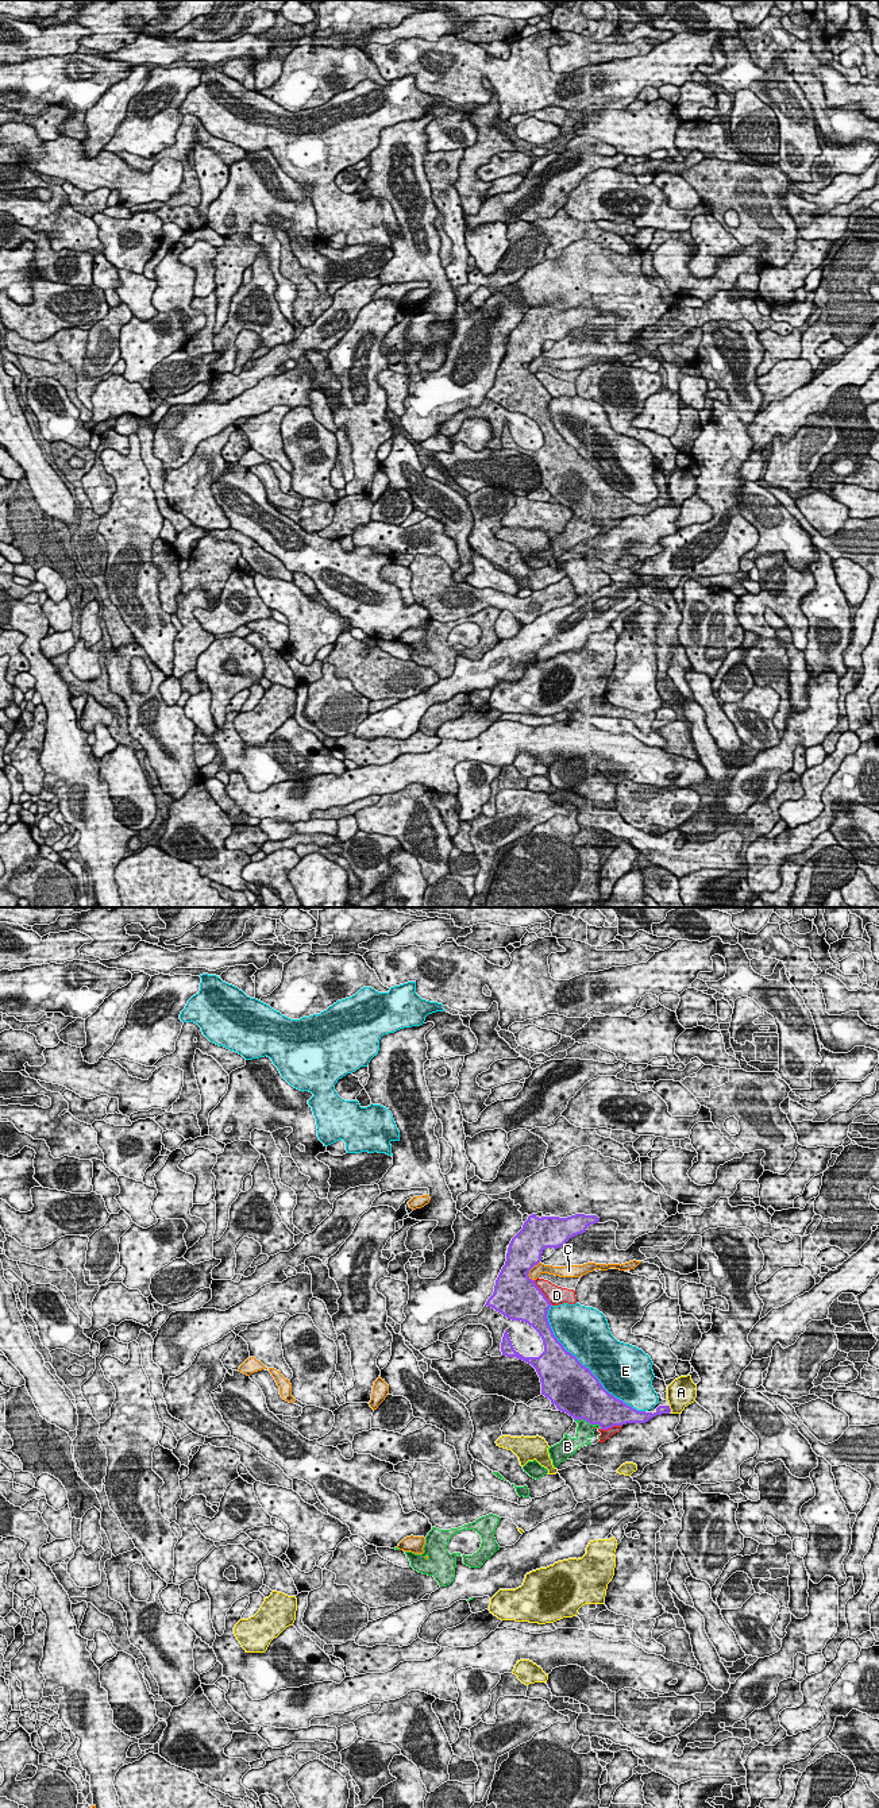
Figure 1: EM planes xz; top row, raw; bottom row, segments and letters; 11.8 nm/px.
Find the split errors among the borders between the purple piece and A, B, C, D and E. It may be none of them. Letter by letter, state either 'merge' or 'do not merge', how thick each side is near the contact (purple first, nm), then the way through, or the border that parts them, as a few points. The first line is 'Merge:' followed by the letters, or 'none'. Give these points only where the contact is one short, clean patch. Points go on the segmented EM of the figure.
Merge: B
A: do not merge | 100/340 nm
B: merge | 480/190 nm
C: do not merge | 400/130 nm
D: do not merge | 480/220 nm
E: do not merge | 500/500 nm

